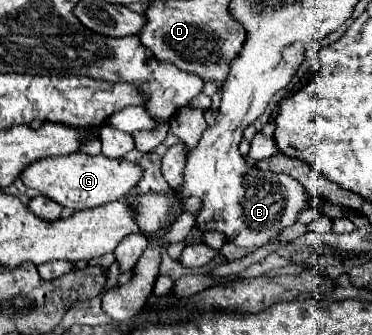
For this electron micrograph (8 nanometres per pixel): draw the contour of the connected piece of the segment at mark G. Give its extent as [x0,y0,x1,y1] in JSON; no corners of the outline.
[22,151,144,211]

